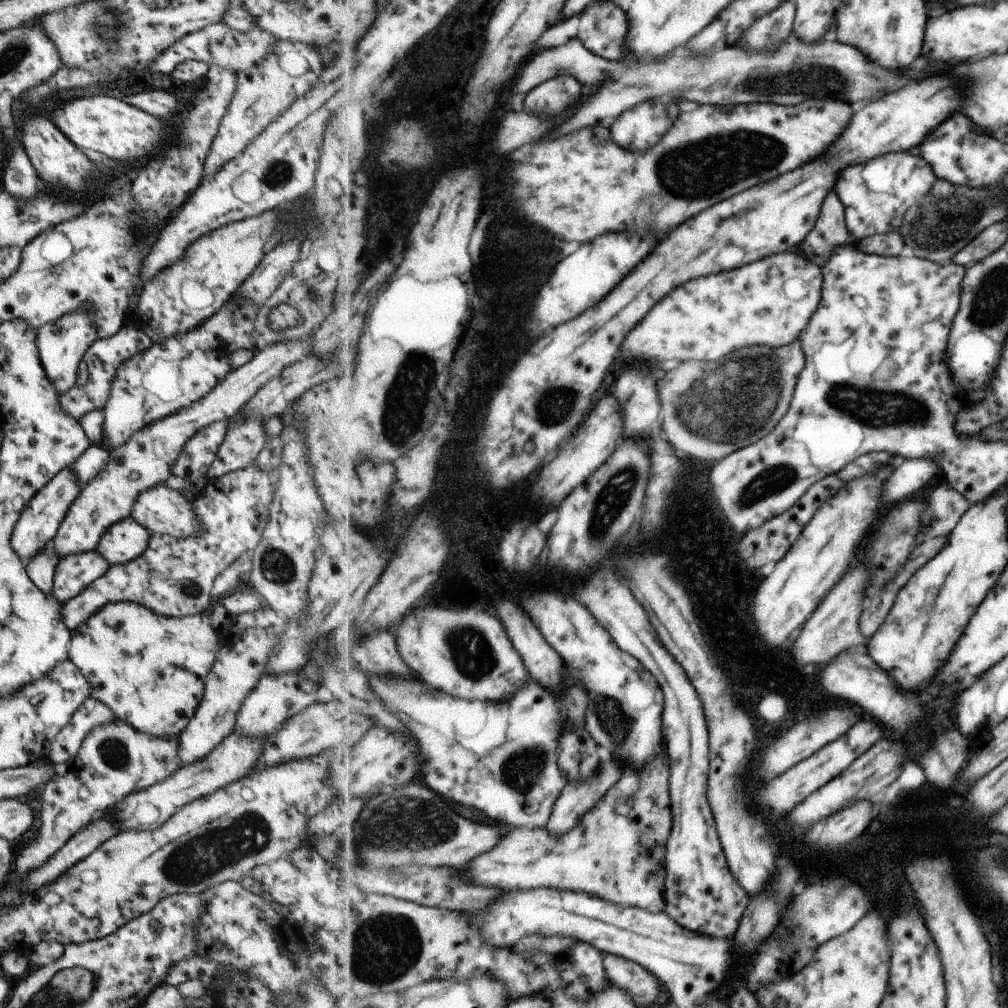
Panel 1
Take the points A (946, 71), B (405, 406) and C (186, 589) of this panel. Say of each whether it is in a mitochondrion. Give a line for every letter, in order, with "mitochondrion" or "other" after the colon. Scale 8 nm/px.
A: other
B: mitochondrion
C: mitochondrion

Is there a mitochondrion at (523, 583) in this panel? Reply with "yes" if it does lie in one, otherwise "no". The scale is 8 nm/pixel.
no

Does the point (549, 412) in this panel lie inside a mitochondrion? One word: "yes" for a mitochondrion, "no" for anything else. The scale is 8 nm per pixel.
yes

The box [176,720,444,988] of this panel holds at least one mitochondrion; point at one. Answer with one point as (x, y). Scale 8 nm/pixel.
(384, 947)

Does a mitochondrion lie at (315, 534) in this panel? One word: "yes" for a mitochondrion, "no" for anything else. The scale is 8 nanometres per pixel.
no

